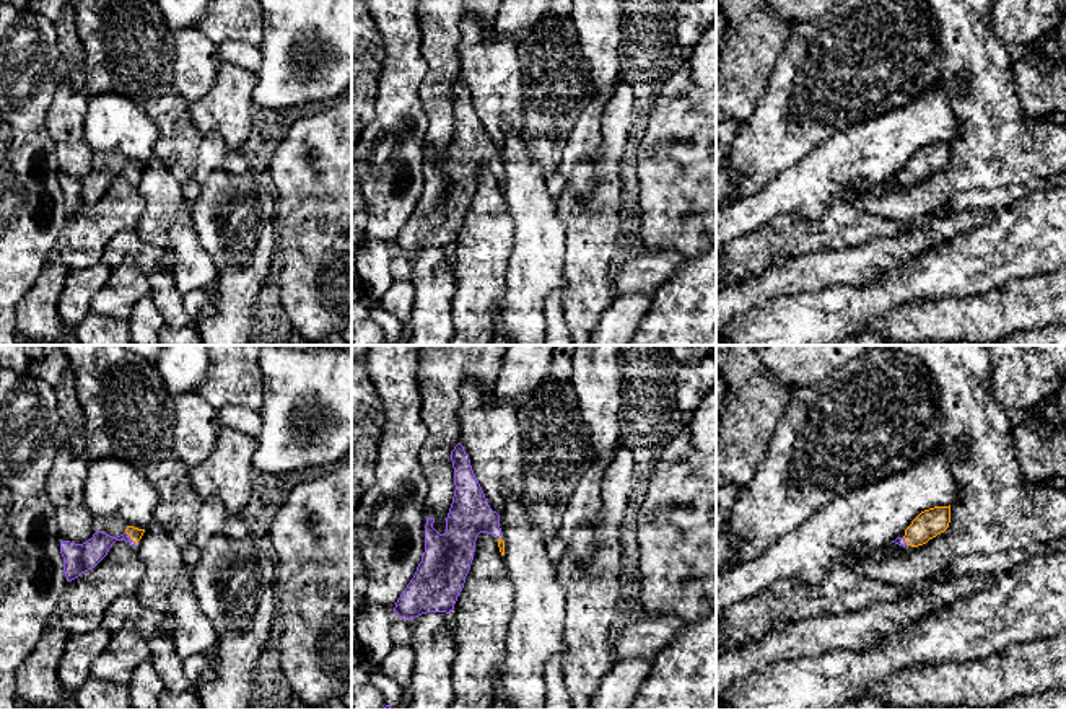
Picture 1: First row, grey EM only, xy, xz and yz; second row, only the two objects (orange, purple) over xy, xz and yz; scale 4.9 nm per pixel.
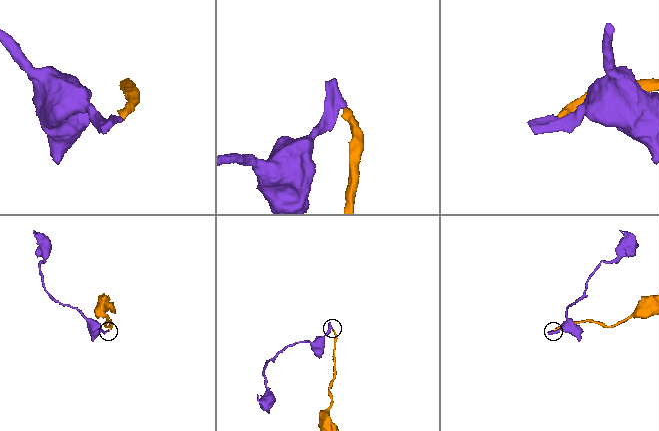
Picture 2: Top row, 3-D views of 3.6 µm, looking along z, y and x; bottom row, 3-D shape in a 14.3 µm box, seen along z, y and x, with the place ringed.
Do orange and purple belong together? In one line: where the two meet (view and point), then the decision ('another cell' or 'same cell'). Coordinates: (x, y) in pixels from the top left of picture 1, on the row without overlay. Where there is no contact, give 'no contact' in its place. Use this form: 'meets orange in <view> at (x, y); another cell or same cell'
meets orange in xy at (131, 173); same cell

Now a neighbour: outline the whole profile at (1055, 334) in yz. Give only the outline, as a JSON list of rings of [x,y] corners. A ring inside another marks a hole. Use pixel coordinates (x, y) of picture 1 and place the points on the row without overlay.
[[[1050,324],[1029,331],[1017,331],[999,340],[981,345],[1066,345],[1066,326]]]

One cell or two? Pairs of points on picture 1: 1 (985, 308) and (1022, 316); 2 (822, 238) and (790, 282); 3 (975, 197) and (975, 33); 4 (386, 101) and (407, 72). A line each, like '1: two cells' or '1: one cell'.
1: one cell
2: two cells
3: two cells
4: one cell

